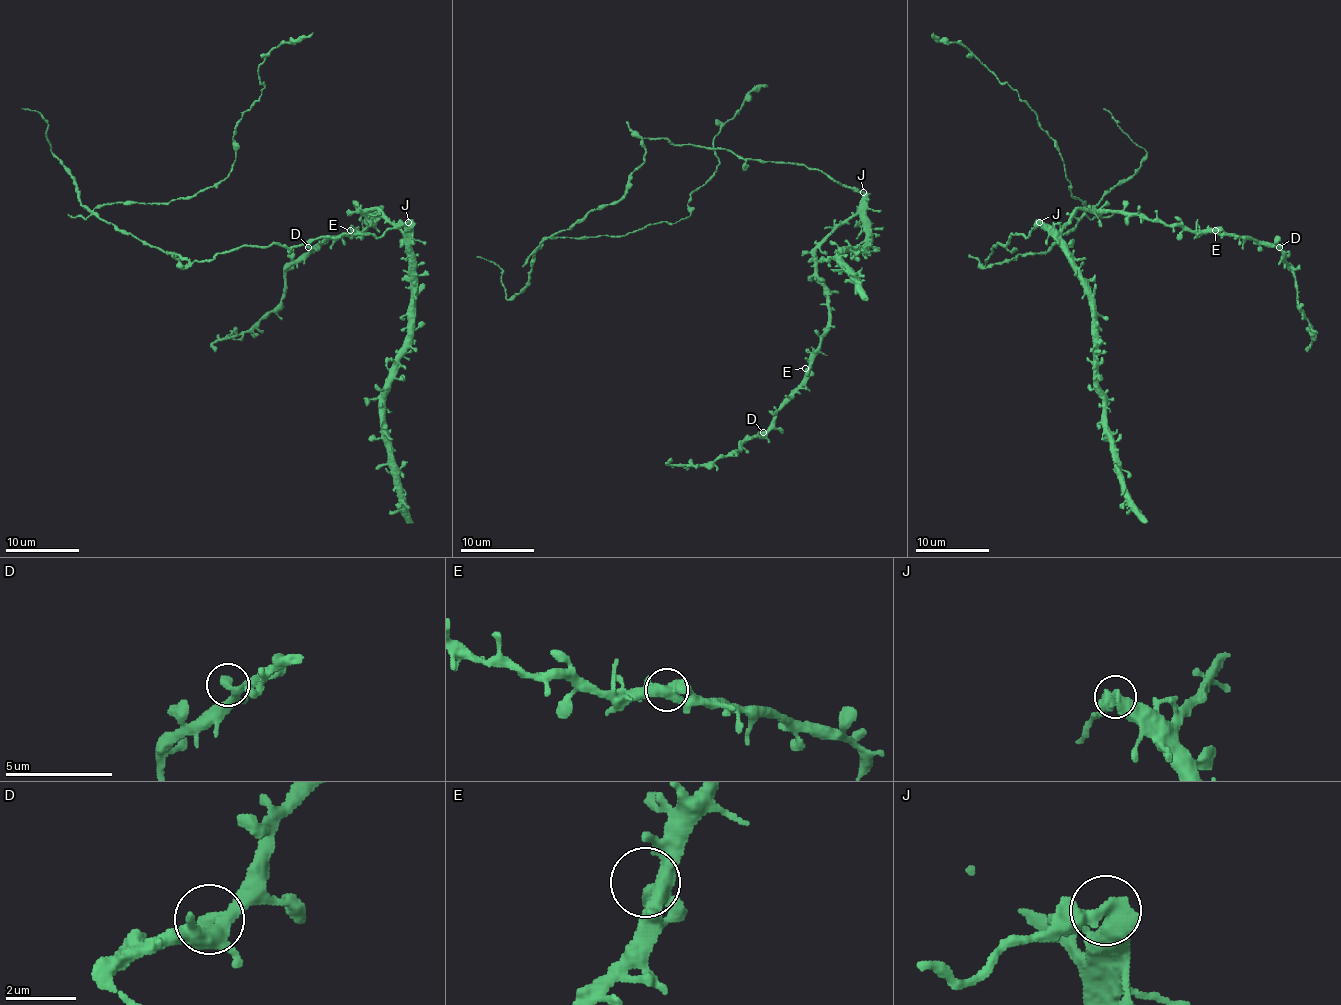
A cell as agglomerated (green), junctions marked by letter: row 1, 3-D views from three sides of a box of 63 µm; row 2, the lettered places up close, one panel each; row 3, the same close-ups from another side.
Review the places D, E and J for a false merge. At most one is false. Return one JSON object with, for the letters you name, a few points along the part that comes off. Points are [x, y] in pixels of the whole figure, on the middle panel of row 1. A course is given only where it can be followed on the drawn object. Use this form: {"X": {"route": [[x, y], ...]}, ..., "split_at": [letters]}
{"J": {"route": [[863, 192], [802, 164], [644, 138], [630, 188], [548, 236], [691, 214], [717, 170], [713, 138], [768, 87]]}, "split_at": ["J"]}

